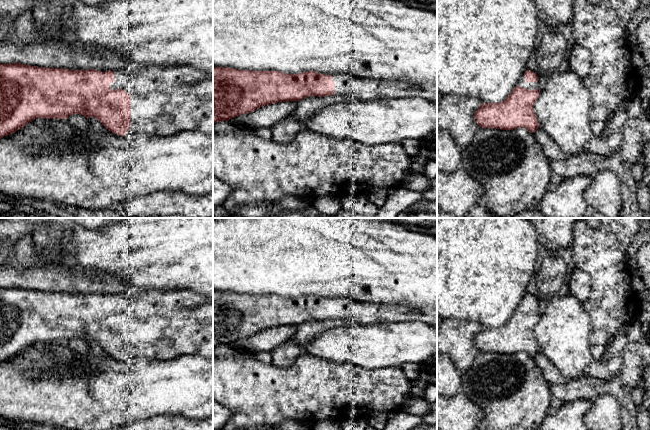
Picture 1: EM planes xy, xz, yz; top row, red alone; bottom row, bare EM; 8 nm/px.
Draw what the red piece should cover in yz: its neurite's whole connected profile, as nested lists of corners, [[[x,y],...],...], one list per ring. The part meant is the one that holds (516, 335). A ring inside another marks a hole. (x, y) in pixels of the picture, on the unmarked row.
[[[526,294],[503,326],[482,328],[474,341],[482,352],[513,354],[523,351],[534,357],[540,349],[533,333],[539,320],[538,299]]]

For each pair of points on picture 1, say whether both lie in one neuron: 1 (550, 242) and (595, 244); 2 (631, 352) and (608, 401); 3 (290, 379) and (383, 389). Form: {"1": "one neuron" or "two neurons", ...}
{"1": "two neurons", "2": "two neurons", "3": "one neuron"}

